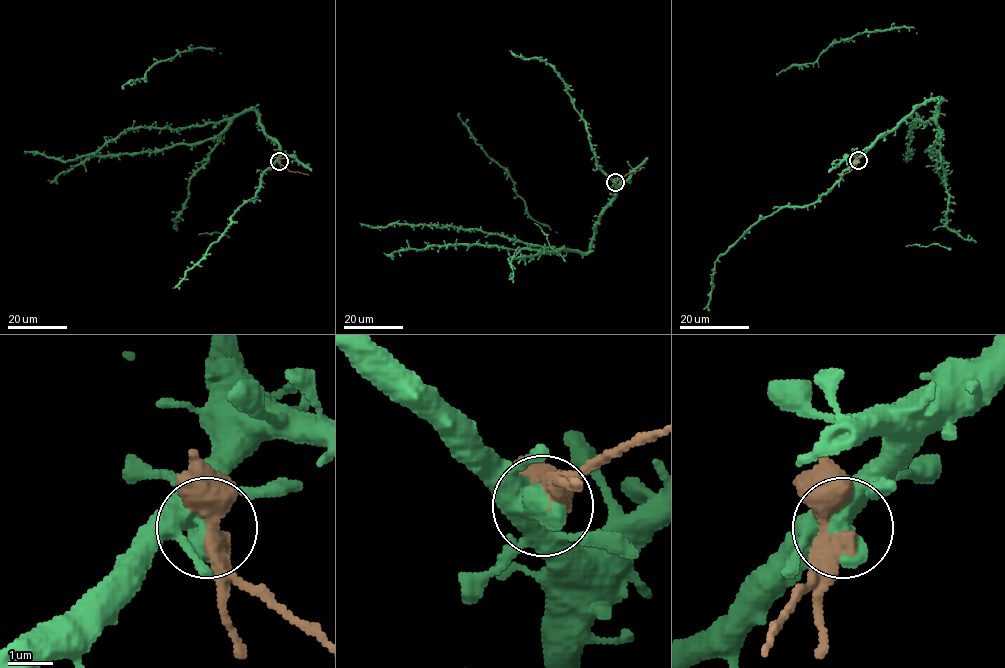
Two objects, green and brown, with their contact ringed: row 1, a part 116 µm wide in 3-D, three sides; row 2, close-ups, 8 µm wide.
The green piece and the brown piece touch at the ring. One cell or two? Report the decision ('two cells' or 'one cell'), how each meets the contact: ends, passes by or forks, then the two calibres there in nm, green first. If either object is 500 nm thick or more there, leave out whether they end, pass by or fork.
two cells; 600 nm thick on the green side, 400 nm on the other

